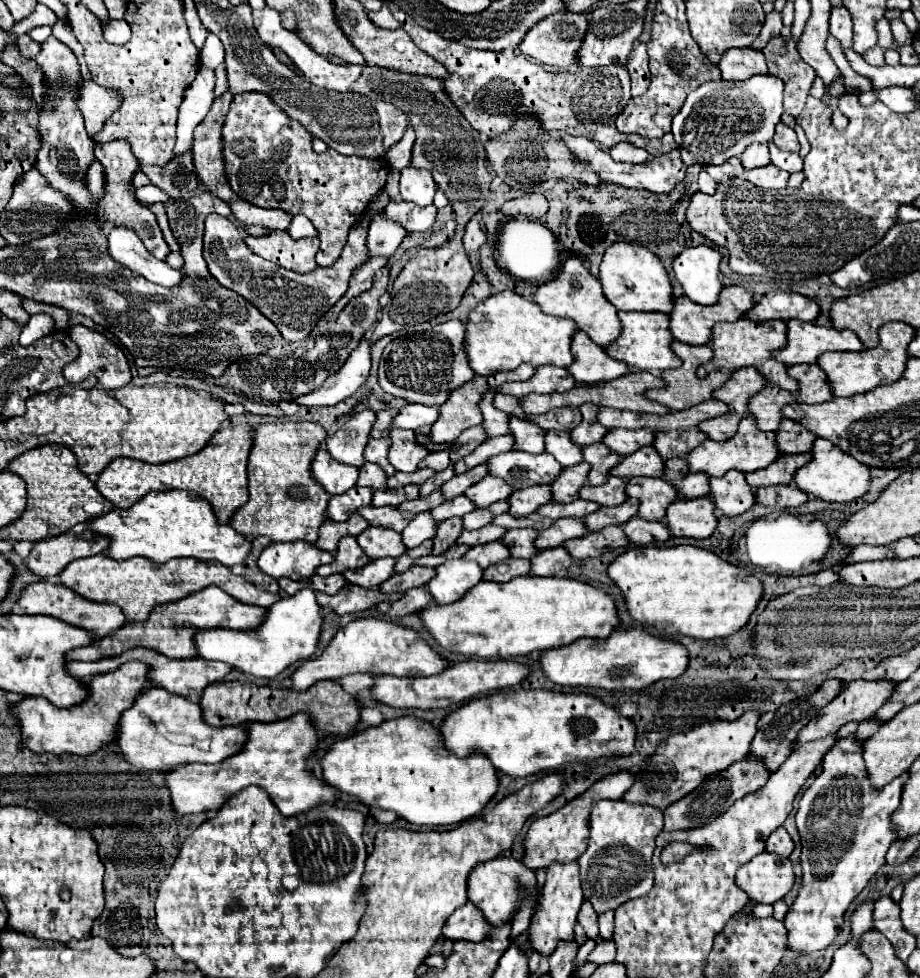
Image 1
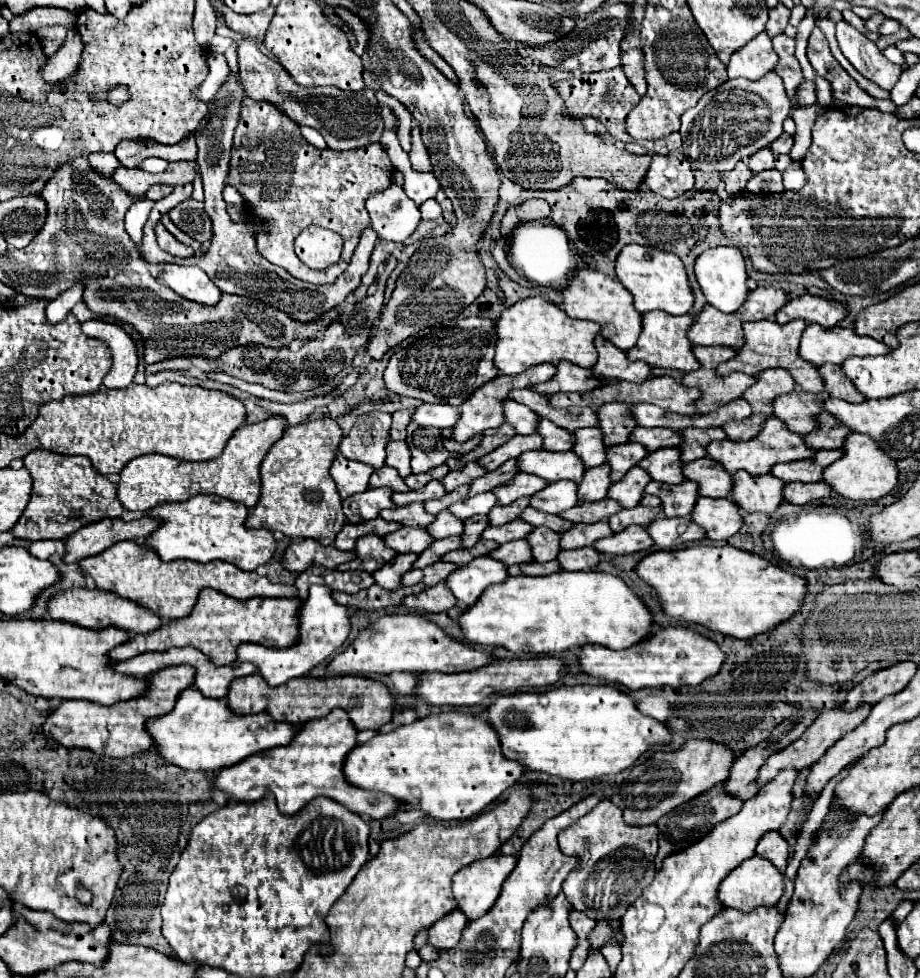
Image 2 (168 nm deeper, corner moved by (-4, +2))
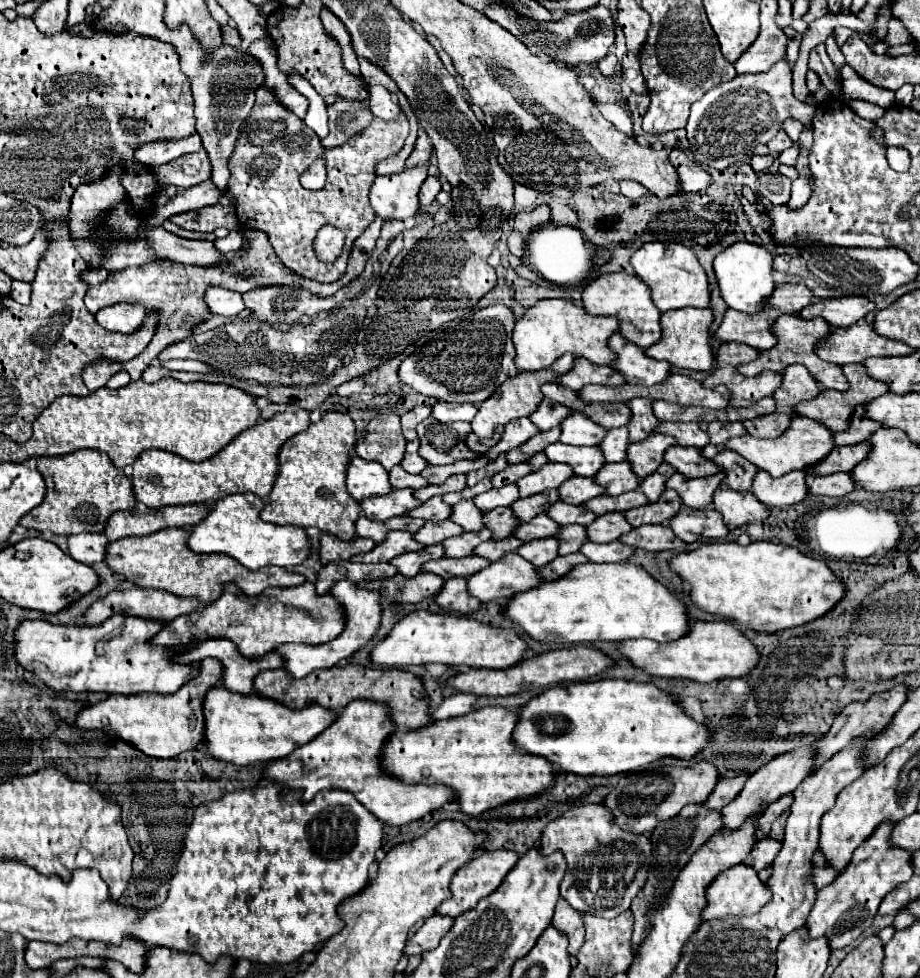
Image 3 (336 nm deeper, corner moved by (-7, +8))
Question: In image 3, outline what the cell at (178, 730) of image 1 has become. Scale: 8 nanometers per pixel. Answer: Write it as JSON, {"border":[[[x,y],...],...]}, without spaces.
{"border":[[[215,687],[205,697],[205,745],[215,759],[235,765],[271,763],[287,757],[293,749],[309,743],[325,731],[335,719],[335,711],[311,705],[301,711],[283,707],[275,699],[253,695],[235,695],[225,687]]]}

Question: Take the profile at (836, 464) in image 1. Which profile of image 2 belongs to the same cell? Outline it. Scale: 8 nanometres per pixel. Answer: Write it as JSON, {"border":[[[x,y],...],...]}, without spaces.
{"border":[[[850,433],[844,441],[842,453],[844,457],[828,465],[828,469],[824,469],[822,473],[822,481],[828,483],[840,497],[852,501],[868,501],[868,499],[880,499],[894,489],[898,481],[896,461],[892,461],[884,451],[880,451],[880,447],[870,437],[860,433]]]}

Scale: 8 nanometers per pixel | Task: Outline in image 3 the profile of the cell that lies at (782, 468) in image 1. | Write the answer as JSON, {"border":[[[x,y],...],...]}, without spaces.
{"border":[[[857,443],[857,445],[847,445],[847,447],[835,447],[817,467],[807,469],[807,473],[817,473],[817,475],[831,475],[831,473],[849,473],[855,469],[855,463],[861,463],[867,457],[867,451],[871,451],[871,445]]]}

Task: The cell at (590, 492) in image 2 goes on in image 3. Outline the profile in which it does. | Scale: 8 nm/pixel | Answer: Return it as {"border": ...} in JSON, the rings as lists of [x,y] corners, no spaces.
{"border":[[[623,461],[623,463],[607,463],[597,473],[595,481],[607,489],[607,495],[621,495],[627,491],[635,491],[641,483],[641,477],[633,473],[629,461]]]}

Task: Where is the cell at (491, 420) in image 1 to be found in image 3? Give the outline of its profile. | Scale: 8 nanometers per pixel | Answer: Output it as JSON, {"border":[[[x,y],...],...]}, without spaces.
{"border":[[[543,399],[543,403],[539,405],[539,409],[535,411],[535,415],[529,415],[529,419],[541,429],[541,431],[549,431],[557,425],[561,425],[563,419],[567,419],[567,415],[571,415],[569,407],[563,407],[561,403],[555,403],[551,399]]]}

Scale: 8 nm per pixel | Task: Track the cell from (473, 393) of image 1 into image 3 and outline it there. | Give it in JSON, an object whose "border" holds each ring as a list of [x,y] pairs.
{"border":[[[567,353],[563,355],[561,359],[557,359],[551,367],[543,369],[543,371],[533,371],[533,373],[519,373],[511,379],[507,379],[487,401],[481,403],[479,407],[479,413],[475,415],[475,419],[471,421],[471,427],[473,427],[473,433],[479,435],[479,437],[491,437],[495,433],[495,427],[497,425],[507,425],[509,421],[513,419],[519,419],[519,417],[527,417],[531,415],[533,411],[537,411],[539,403],[543,401],[543,393],[541,393],[541,385],[543,383],[553,383],[557,381],[559,375],[565,375],[567,371],[571,371],[573,367],[573,361],[575,361],[575,355]]]}

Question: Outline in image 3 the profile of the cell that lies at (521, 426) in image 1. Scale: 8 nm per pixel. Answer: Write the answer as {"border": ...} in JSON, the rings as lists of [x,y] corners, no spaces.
{"border":[[[573,411],[573,415],[569,415],[563,423],[561,423],[561,441],[567,445],[585,445],[585,443],[601,443],[603,435],[607,433],[607,429],[599,427],[597,423],[593,423],[591,419],[587,419],[587,415]]]}

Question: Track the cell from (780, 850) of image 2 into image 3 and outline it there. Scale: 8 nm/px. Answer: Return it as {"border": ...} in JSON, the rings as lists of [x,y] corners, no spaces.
{"border":[[[761,839],[759,843],[755,843],[755,847],[751,849],[751,853],[747,855],[747,859],[743,859],[745,865],[753,867],[755,871],[761,871],[761,869],[767,869],[773,865],[773,859],[775,855],[779,853],[781,849],[781,843],[775,841],[775,839]]]}

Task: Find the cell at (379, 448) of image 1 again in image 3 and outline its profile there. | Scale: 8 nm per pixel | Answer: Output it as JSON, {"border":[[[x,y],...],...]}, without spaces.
{"border":[[[411,441],[407,443],[407,453],[405,453],[405,459],[401,463],[401,467],[407,471],[407,473],[421,473],[429,463],[419,455],[419,441]]]}

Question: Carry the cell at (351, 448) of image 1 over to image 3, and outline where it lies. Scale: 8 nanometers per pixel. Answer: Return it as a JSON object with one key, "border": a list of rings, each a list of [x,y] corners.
{"border":[[[379,415],[367,427],[365,437],[355,445],[355,453],[361,459],[377,461],[387,471],[399,465],[405,455],[407,439],[403,437],[399,415]]]}

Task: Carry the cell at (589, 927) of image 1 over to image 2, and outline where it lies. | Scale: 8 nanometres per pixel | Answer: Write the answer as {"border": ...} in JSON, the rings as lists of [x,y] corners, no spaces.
{"border":[[[572,911],[570,913],[570,925],[576,931],[578,939],[588,939],[588,933],[592,933],[592,927],[596,925],[594,919],[590,919],[586,913],[580,911]]]}

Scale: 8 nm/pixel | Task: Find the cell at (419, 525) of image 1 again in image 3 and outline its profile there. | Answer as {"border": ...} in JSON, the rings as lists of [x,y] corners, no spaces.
{"border":[[[461,501],[453,507],[451,521],[459,523],[465,531],[481,531],[485,527],[483,523],[483,511],[475,507],[473,501]]]}

